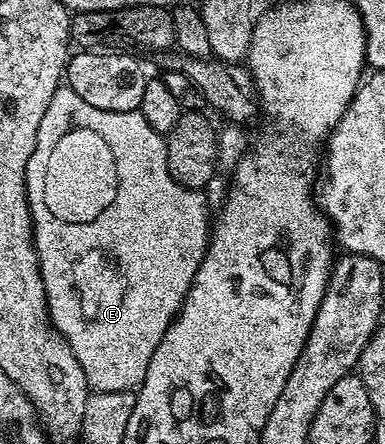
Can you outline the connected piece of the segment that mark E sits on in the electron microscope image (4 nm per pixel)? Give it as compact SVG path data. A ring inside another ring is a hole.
M69 85L57 87L55 96L51 96L51 104L47 104L47 112L43 112L43 120L39 120L39 136L35 140L35 152L31 152L31 160L27 160L25 169L25 191L29 197L29 216L33 221L33 247L37 249L37 259L41 265L41 279L45 285L45 299L49 305L49 320L54 330L68 342L75 352L79 364L85 373L85 379L96 392L123 392L140 387L145 379L147 364L151 364L151 356L155 356L155 348L159 348L159 340L173 323L173 319L181 311L187 292L195 280L195 272L199 272L199 264L209 246L211 229L211 210L205 207L205 194L200 190L188 190L174 180L167 164L167 148L165 138L143 120L140 110L131 112L103 112L103 108L91 108L87 100L75 96Z

